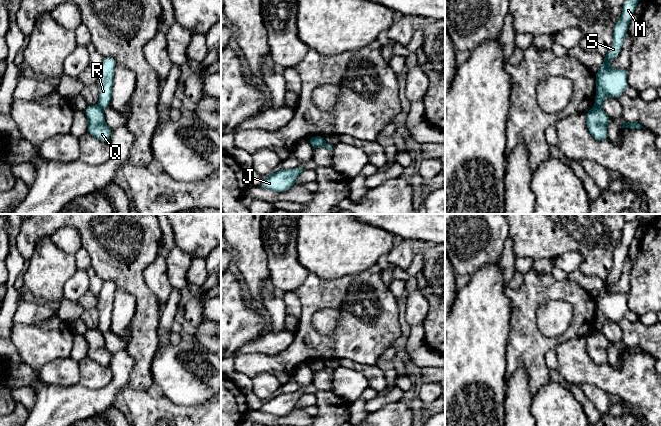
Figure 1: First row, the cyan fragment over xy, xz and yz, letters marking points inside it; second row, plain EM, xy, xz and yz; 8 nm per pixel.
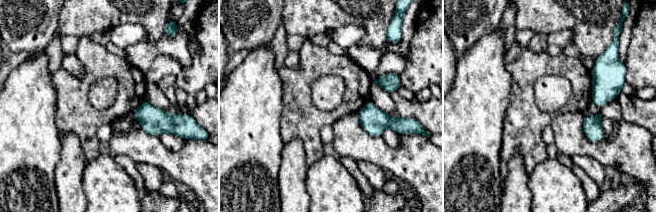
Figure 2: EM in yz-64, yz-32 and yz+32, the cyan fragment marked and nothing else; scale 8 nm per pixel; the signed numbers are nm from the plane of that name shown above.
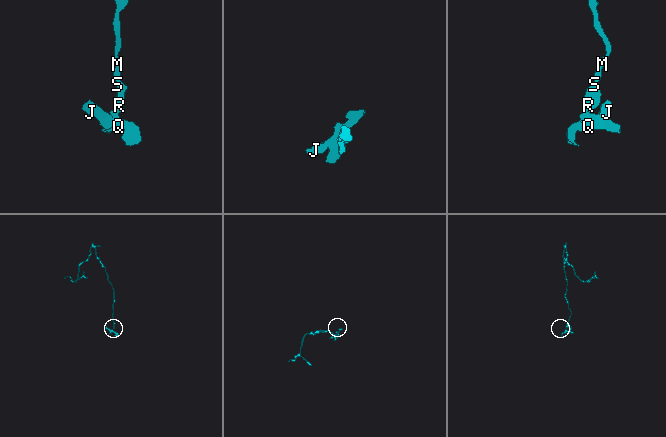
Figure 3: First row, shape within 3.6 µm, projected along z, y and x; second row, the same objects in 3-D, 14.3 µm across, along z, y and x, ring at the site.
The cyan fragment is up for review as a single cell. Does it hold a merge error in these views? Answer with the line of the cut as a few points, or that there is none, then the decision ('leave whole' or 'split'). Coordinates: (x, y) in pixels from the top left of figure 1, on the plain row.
cut yz (595, 328), (601, 331); split

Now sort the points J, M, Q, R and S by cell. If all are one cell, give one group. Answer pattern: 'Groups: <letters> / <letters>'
Groups: J Q / M R S

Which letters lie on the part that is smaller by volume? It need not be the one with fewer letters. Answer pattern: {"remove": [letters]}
{"remove": ["J", "Q"]}

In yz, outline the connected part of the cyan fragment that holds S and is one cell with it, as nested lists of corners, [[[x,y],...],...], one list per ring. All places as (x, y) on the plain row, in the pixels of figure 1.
[[[638,214],[635,220],[625,223],[621,242],[613,254],[613,268],[605,279],[602,290],[595,298],[596,320],[594,328],[600,331],[602,331],[606,321],[611,320],[618,323],[628,310],[628,295],[624,293],[611,293],[609,287],[620,278],[631,241],[635,235],[635,231],[641,224],[643,216],[644,214]]]

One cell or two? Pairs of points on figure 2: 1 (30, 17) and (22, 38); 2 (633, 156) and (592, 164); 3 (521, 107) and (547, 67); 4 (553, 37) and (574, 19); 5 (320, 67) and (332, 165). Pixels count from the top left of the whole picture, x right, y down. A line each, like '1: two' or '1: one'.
1: one
2: two
3: one
4: two
5: two

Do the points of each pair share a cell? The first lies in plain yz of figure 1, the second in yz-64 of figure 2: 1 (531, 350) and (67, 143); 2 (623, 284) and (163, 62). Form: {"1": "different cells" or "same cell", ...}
{"1": "different cells", "2": "same cell"}

